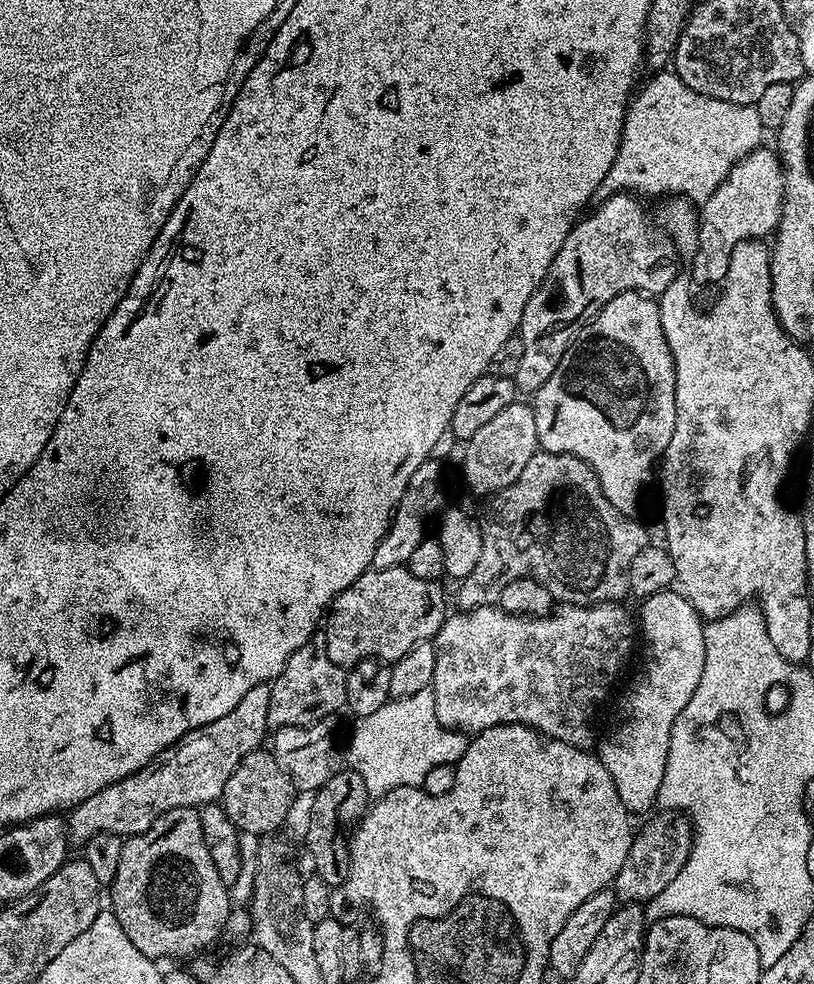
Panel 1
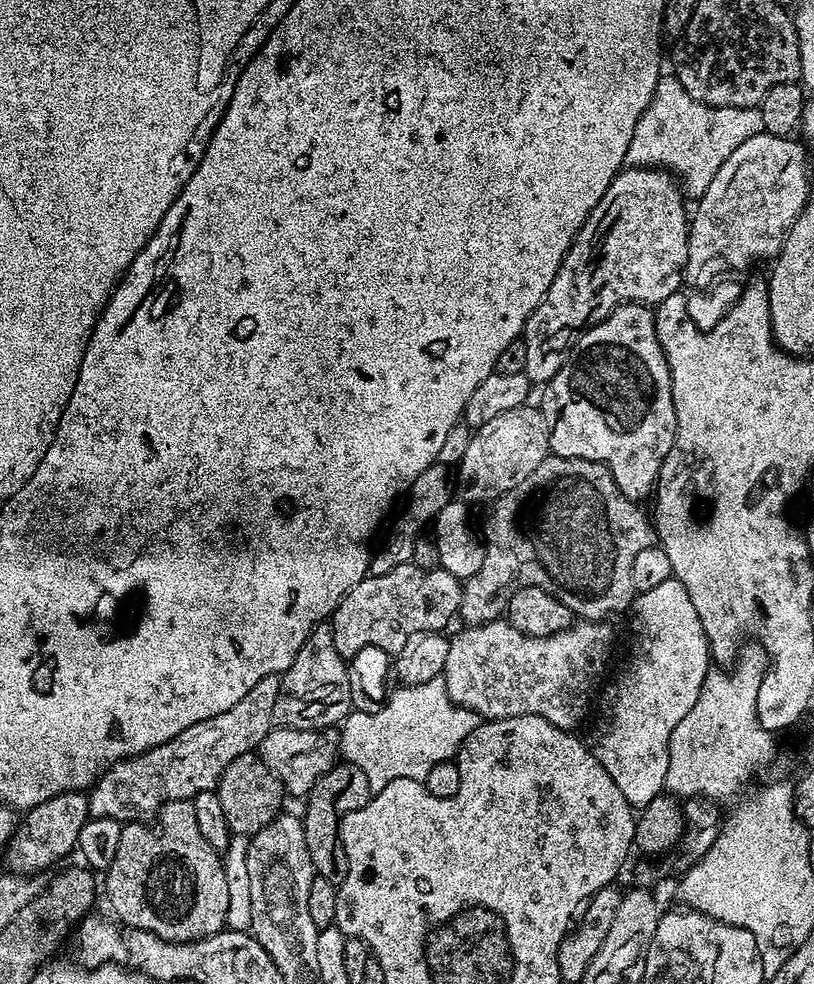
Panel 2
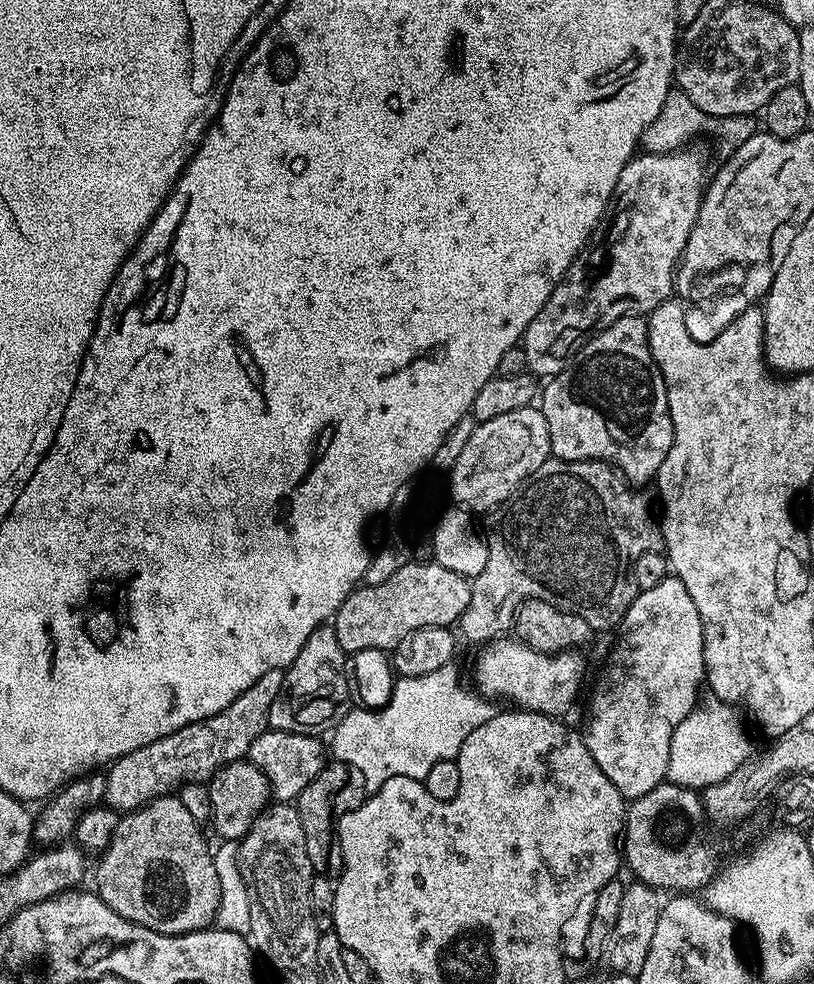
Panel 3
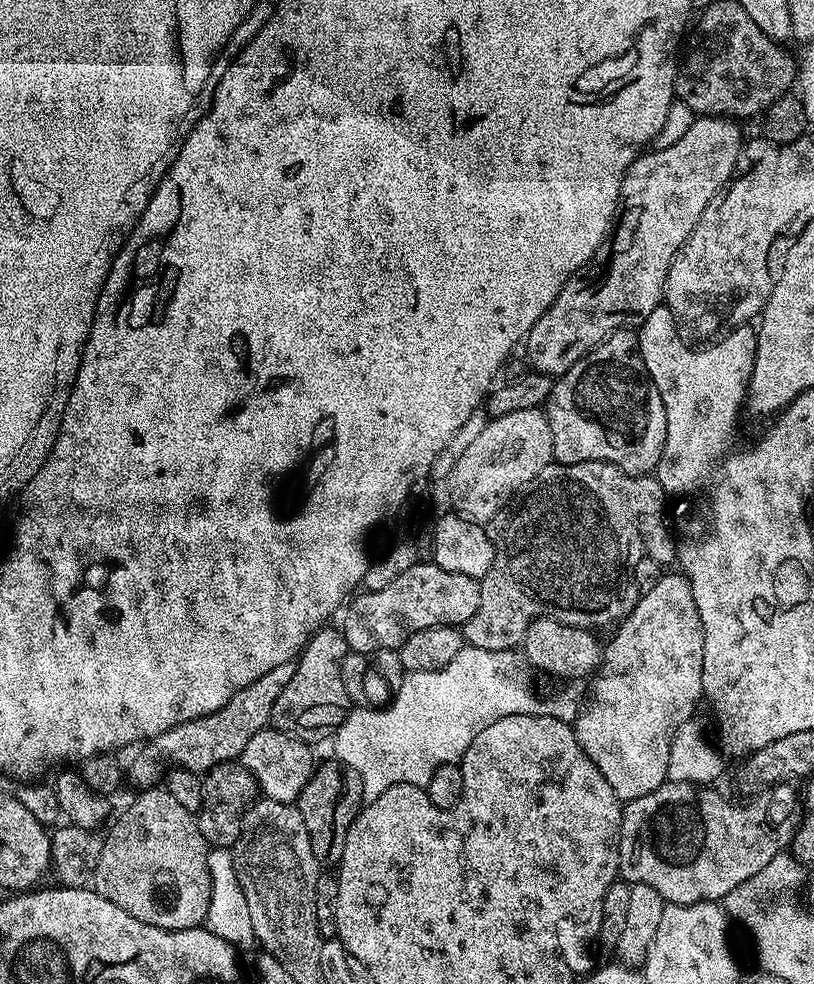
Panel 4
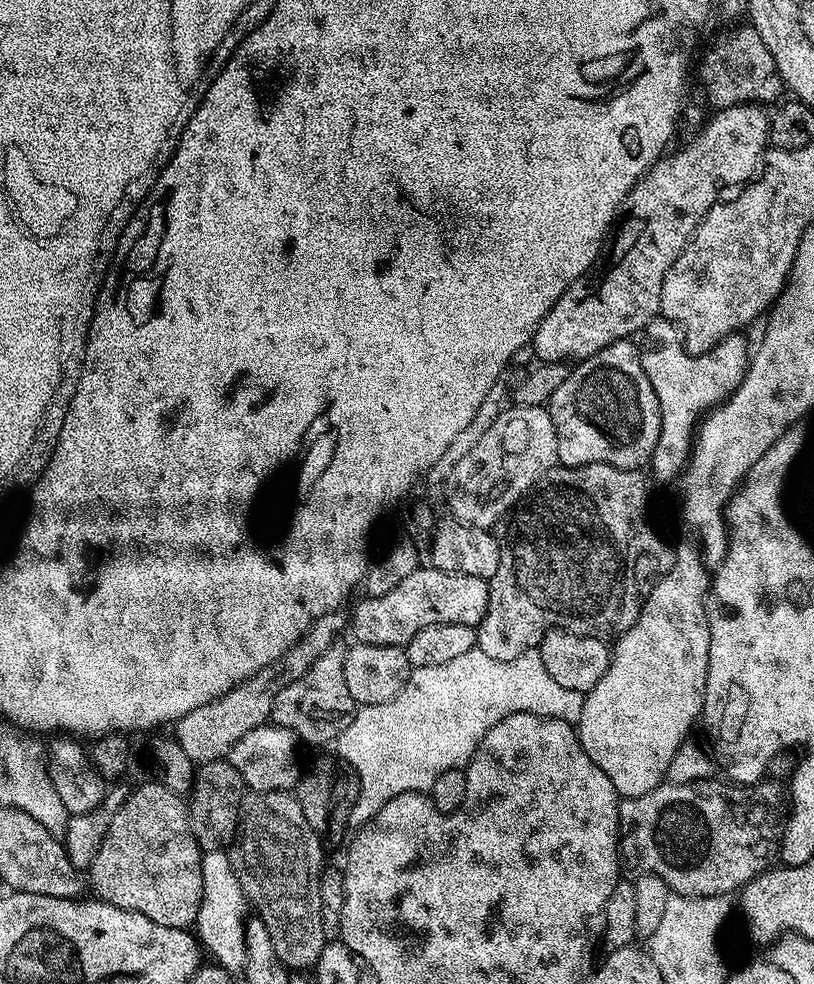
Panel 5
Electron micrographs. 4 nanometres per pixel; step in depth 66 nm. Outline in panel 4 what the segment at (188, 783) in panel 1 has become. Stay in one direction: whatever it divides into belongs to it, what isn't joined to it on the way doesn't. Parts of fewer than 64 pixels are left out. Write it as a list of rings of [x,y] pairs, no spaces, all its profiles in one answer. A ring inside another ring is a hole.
[[[295,663],[274,666],[274,670],[262,674],[258,682],[250,682],[250,686],[238,690],[238,694],[234,694],[234,698],[230,698],[230,702],[226,702],[226,706],[222,706],[217,712],[187,720],[166,730],[161,736],[153,736],[139,749],[141,752],[137,754],[132,769],[129,772],[127,769],[127,779],[129,776],[137,784],[137,789],[143,790],[161,783],[162,773],[166,768],[164,763],[167,760],[169,765],[185,768],[197,774],[207,773],[208,769],[216,764],[235,761],[246,746],[246,742],[250,742],[254,734],[269,727],[274,702],[278,694],[286,690],[286,682],[294,678],[295,669]]]

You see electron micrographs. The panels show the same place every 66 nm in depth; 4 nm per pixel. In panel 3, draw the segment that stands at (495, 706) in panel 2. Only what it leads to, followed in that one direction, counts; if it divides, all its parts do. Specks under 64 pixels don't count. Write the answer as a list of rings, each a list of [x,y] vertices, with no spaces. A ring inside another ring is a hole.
[[[497,638],[489,640],[479,649],[476,656],[476,684],[485,697],[497,698],[501,696],[504,700],[513,700],[517,709],[526,712],[541,712],[547,716],[563,717],[563,712],[572,708],[576,695],[580,692],[580,683],[584,680],[584,660],[581,653],[576,650],[567,652],[539,652],[530,646],[520,643],[516,638]]]

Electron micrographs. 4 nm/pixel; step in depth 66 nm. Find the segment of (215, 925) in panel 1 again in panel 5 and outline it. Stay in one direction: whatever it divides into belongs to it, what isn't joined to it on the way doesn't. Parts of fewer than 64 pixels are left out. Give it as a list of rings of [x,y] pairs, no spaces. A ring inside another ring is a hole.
[[[157,782],[141,788],[133,787],[126,802],[118,810],[94,854],[90,867],[90,888],[106,904],[122,910],[146,914],[158,926],[187,929],[195,925],[196,915],[202,906],[202,853],[188,821],[188,805],[178,793],[171,793]]]

